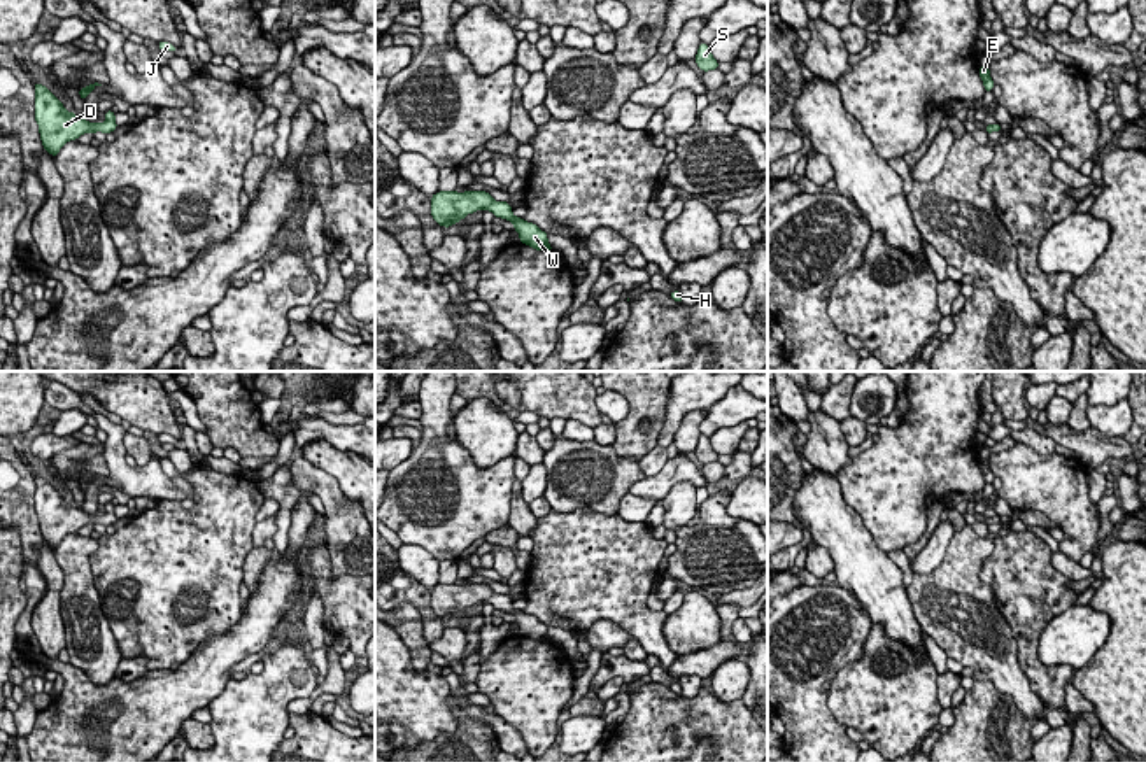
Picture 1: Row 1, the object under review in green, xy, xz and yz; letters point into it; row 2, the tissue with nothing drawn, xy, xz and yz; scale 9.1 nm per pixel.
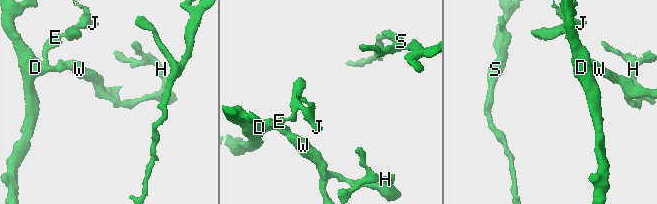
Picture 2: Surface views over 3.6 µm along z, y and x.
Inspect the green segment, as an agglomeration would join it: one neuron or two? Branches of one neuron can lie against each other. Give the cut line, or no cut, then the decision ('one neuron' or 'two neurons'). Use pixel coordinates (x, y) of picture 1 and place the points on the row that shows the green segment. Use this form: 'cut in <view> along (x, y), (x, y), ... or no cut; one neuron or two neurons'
no cut; one neuron

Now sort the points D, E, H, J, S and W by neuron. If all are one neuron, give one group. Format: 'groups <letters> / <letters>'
groups D E H J S W

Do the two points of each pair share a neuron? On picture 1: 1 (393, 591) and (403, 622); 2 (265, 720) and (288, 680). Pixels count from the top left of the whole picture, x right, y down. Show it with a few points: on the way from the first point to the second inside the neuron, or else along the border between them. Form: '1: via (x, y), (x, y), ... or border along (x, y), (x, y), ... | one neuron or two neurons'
1: border along (395, 605), (410, 603), (416, 608), (423, 636) | two neurons
2: via (265, 710), (265, 703), (277, 691) | one neuron

